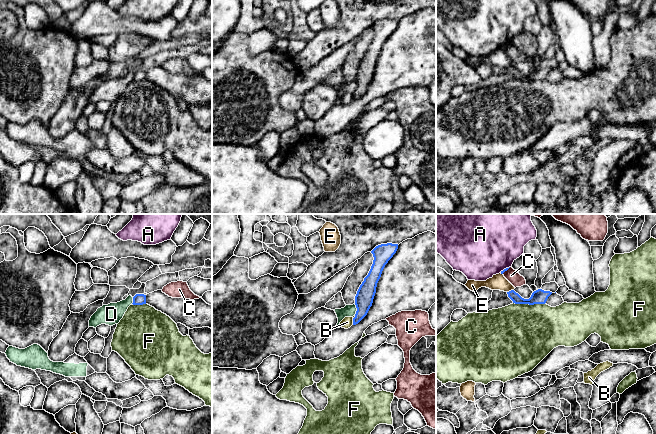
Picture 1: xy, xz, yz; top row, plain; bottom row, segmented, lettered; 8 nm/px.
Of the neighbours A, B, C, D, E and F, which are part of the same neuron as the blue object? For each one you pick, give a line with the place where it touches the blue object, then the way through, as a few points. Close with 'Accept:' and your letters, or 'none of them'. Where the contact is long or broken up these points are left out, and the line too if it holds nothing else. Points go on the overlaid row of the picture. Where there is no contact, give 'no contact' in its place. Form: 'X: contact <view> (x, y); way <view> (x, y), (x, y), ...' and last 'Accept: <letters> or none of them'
Accept: none of them

